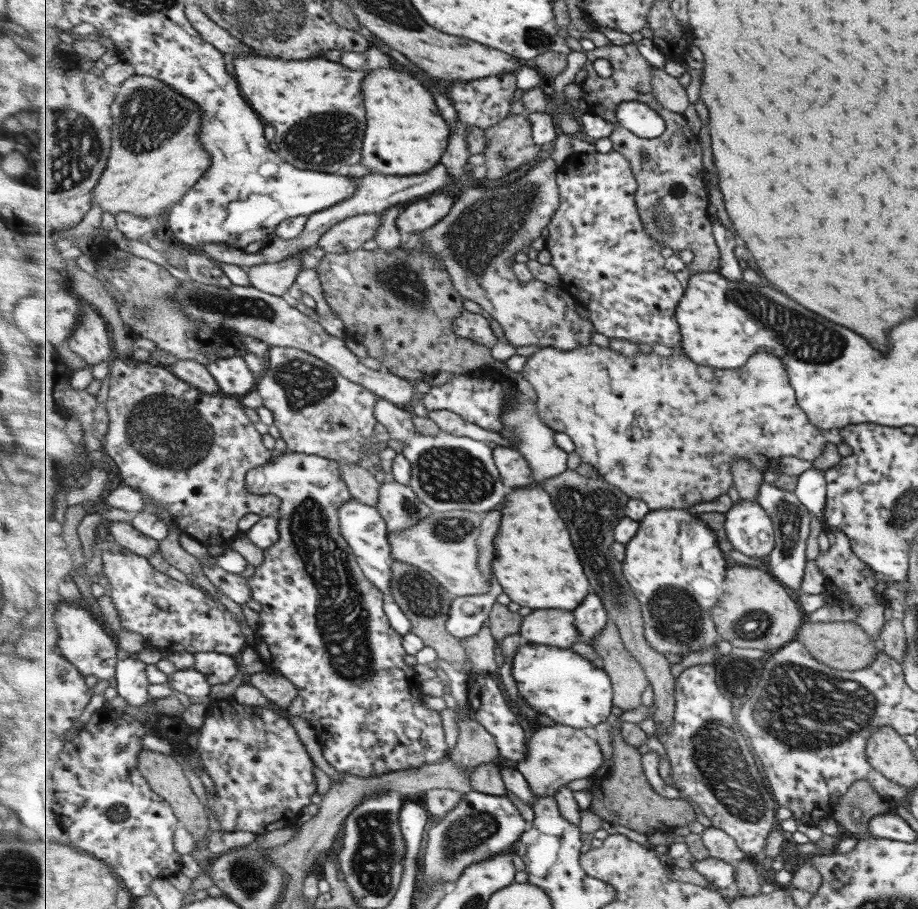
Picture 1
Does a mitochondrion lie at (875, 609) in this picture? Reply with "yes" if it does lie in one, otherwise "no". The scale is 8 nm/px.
no

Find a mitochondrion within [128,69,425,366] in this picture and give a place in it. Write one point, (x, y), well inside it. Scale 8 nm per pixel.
(329, 138)

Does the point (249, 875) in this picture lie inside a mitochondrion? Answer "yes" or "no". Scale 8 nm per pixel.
yes

